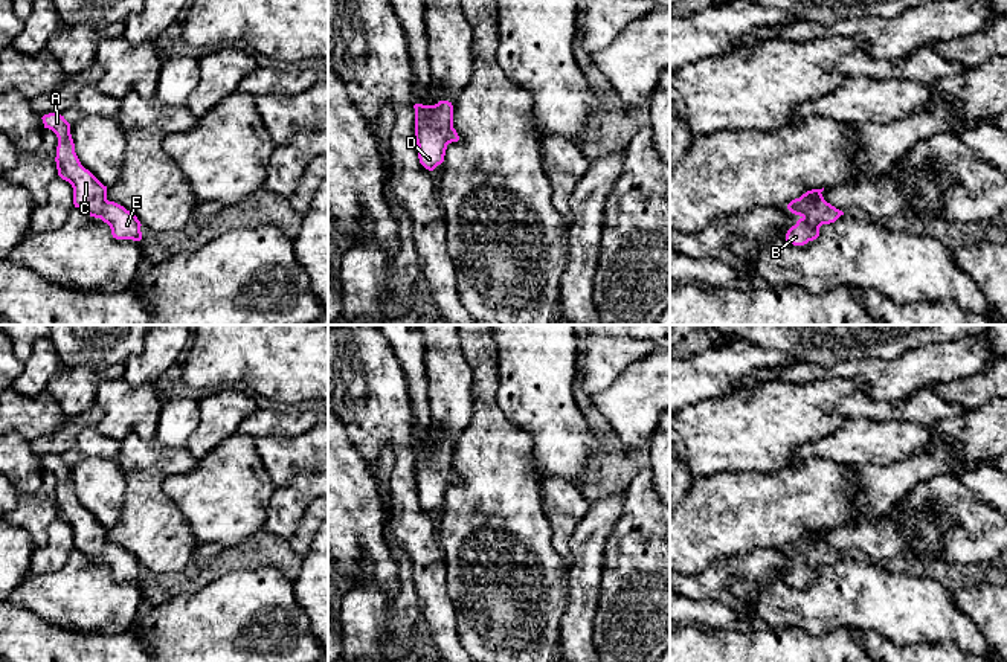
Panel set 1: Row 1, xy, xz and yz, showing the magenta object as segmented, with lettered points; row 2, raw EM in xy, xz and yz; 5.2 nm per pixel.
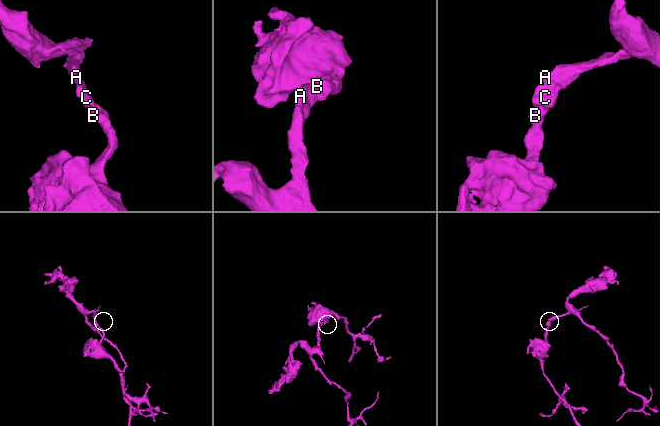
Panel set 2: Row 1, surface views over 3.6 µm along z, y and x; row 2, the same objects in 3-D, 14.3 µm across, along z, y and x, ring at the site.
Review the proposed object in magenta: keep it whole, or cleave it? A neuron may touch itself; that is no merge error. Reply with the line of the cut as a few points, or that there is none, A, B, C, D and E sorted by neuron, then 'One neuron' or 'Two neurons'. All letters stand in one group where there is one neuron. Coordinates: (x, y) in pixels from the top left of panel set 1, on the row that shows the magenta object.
No split. Groups: A B C D E. One neuron

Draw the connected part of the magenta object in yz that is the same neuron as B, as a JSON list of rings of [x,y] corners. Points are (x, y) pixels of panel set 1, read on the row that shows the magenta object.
[[[812,189],[799,198],[792,200],[787,209],[801,218],[786,233],[786,241],[793,246],[804,246],[819,236],[822,224],[835,223],[842,210],[827,203],[822,197],[822,189]]]

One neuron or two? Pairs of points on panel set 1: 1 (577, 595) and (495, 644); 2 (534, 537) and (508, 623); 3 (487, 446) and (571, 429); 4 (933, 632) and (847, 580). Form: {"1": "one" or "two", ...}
{"1": "two", "2": "one", "3": "two", "4": "one"}

